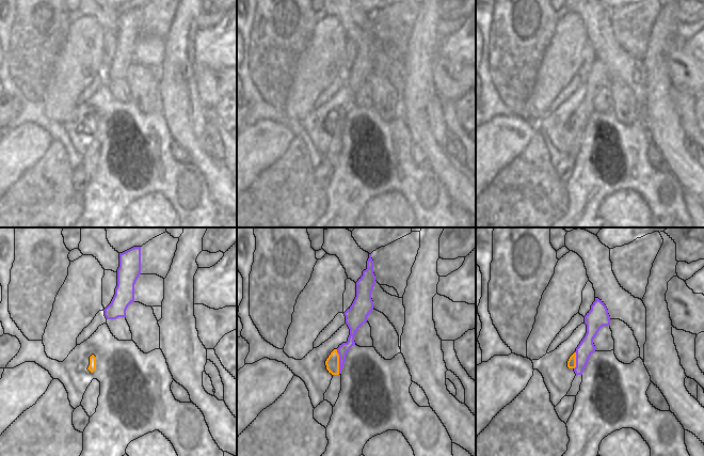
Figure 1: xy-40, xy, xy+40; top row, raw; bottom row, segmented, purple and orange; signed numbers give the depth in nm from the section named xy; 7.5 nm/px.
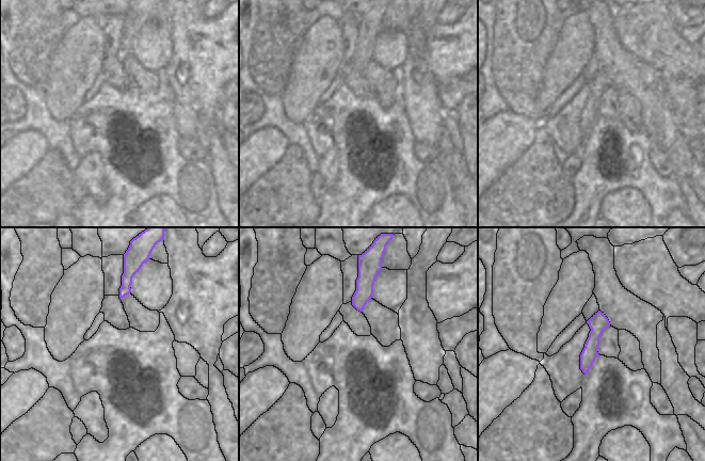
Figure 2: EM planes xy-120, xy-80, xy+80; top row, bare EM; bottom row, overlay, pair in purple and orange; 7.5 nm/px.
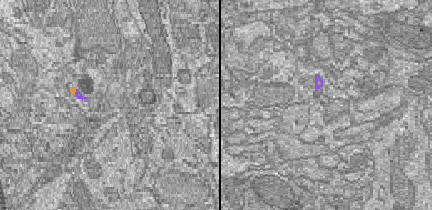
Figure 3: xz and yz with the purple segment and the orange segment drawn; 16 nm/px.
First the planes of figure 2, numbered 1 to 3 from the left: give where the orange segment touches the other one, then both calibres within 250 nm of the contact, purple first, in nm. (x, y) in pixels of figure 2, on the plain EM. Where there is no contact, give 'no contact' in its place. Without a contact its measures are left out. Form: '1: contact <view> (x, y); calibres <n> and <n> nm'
1: no contact
2: no contact
3: no contact

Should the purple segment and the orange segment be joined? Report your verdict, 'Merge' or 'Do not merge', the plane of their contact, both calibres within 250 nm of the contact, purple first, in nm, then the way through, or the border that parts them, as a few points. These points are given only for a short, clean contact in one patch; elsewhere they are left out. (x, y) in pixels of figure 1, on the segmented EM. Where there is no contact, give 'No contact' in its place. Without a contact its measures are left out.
Do not merge. Touches purple in xy. Thickness 80 nm (purple) against 100 nm. Boundary: xy (336, 349), (339, 373)

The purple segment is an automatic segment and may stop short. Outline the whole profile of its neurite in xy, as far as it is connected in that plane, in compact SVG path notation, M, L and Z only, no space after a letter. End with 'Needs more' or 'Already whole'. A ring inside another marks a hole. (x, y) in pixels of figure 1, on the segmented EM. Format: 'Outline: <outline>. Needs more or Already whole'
Outline: M371 254L367 261L367 269L363 271L363 276L356 282L356 297L352 305L343 313L346 324L350 329L350 335L347 343L342 343L337 348L339 355L339 374L346 361L346 355L350 348L355 345L354 335L356 331L367 321L367 316L373 310L373 301L371 293L375 284L375 276L373 273L373 261Z. Already whole

